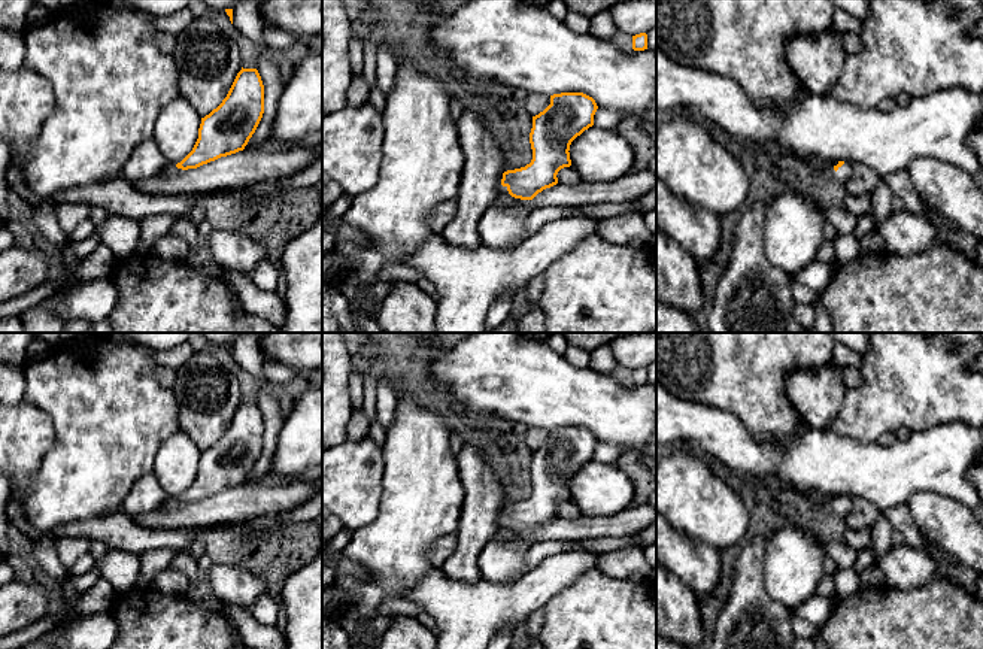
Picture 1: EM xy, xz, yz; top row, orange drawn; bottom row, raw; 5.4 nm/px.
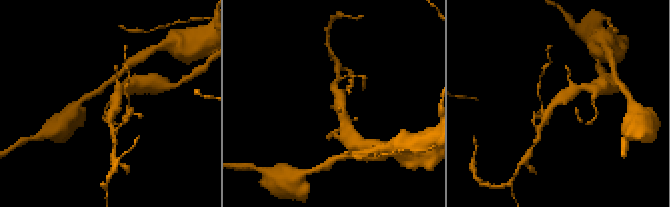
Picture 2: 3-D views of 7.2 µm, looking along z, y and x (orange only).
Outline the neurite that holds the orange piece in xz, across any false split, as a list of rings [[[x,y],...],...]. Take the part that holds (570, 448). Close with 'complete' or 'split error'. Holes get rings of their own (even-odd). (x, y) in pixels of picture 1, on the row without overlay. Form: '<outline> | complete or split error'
[[[583,427],[550,430],[550,439],[533,451],[531,497],[504,506],[498,513],[498,525],[515,533],[533,534],[543,524],[556,519],[558,506],[571,500],[571,476],[594,460],[597,443],[595,434]]] | split error

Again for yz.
[[[837,495],[831,500],[831,507],[837,516],[846,518],[852,504],[852,497]]] | split error

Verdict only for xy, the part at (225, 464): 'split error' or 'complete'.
complete

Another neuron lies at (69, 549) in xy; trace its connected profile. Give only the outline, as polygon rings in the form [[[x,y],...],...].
[[[82,536],[60,537],[55,540],[57,555],[64,571],[70,570],[88,552],[89,543],[91,539]]]

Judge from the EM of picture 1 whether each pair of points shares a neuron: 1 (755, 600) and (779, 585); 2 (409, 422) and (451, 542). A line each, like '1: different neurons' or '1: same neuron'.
1: different neurons
2: different neurons

